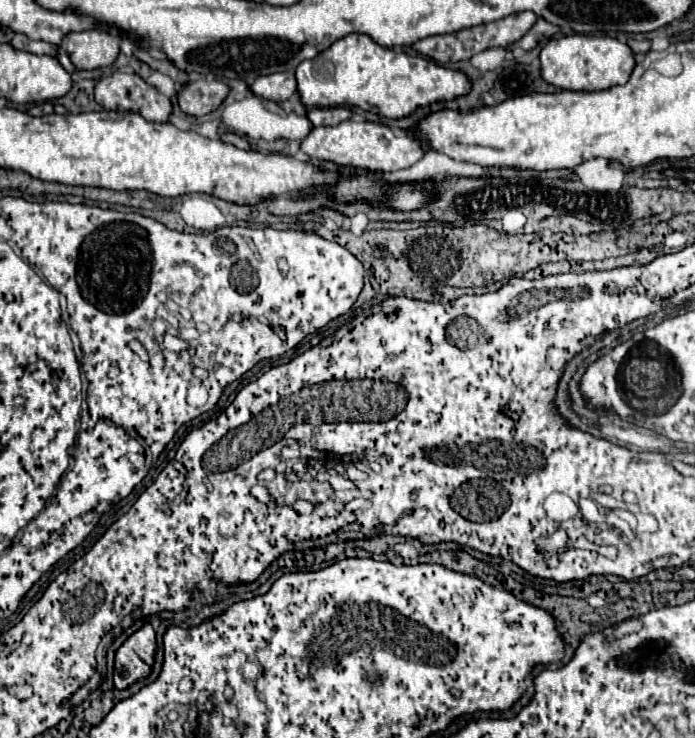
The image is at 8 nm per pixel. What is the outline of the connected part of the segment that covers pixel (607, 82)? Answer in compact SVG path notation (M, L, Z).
M566 35L560 39L550 39L544 45L544 49L540 51L542 79L558 89L568 89L568 91L604 91L614 85L624 85L628 81L634 65L636 65L636 61L634 61L630 47L608 35Z

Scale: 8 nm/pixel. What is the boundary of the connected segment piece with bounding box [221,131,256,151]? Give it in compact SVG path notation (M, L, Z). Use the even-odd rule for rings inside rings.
M229 131L221 135L221 140L224 141L225 143L232 144L238 147L239 149L256 151L256 147L254 147L252 143L248 143L246 139L238 136L235 133L229 132Z

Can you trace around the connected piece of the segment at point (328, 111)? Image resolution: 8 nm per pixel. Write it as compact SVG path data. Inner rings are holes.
M312 107L308 109L308 119L314 127L320 125L338 125L352 117L352 111L348 107Z

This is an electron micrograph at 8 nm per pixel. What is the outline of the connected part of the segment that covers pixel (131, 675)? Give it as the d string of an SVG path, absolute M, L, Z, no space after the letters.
M144 623L116 651L116 657L114 657L116 689L126 689L134 681L148 677L154 663L154 653L156 653L154 629L150 623Z

